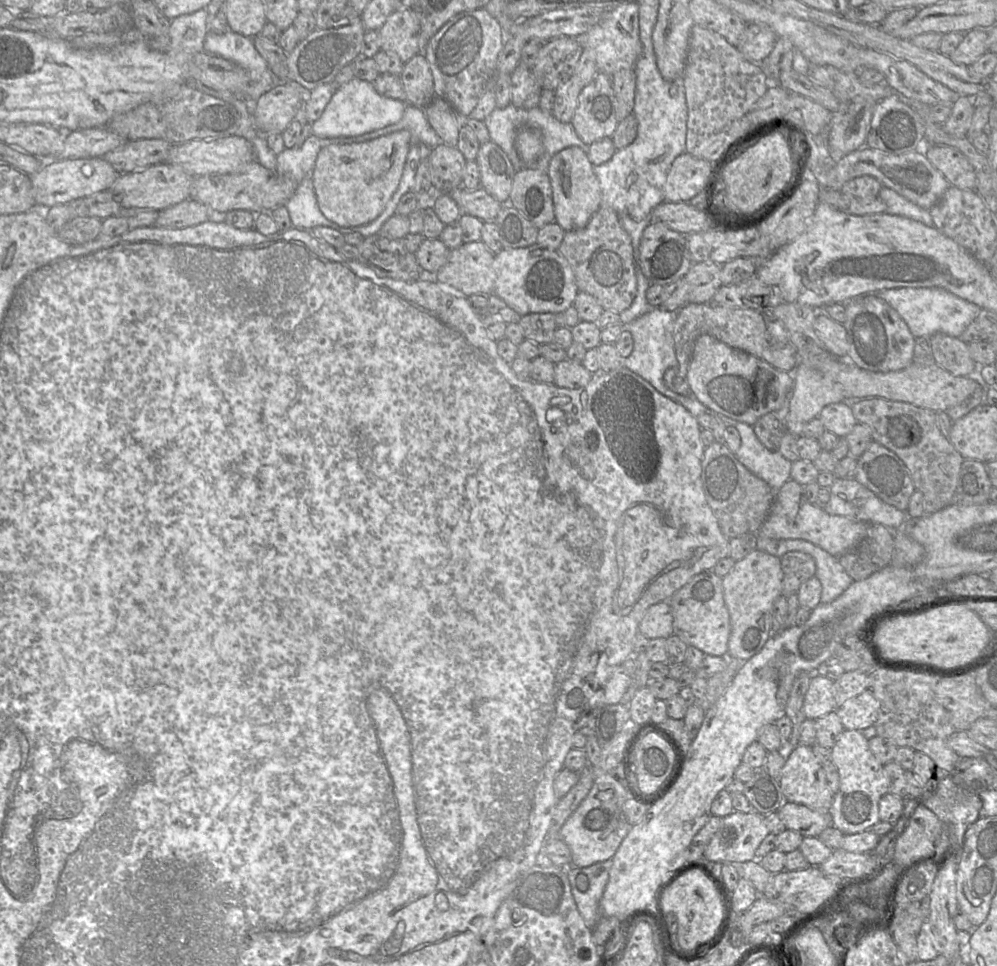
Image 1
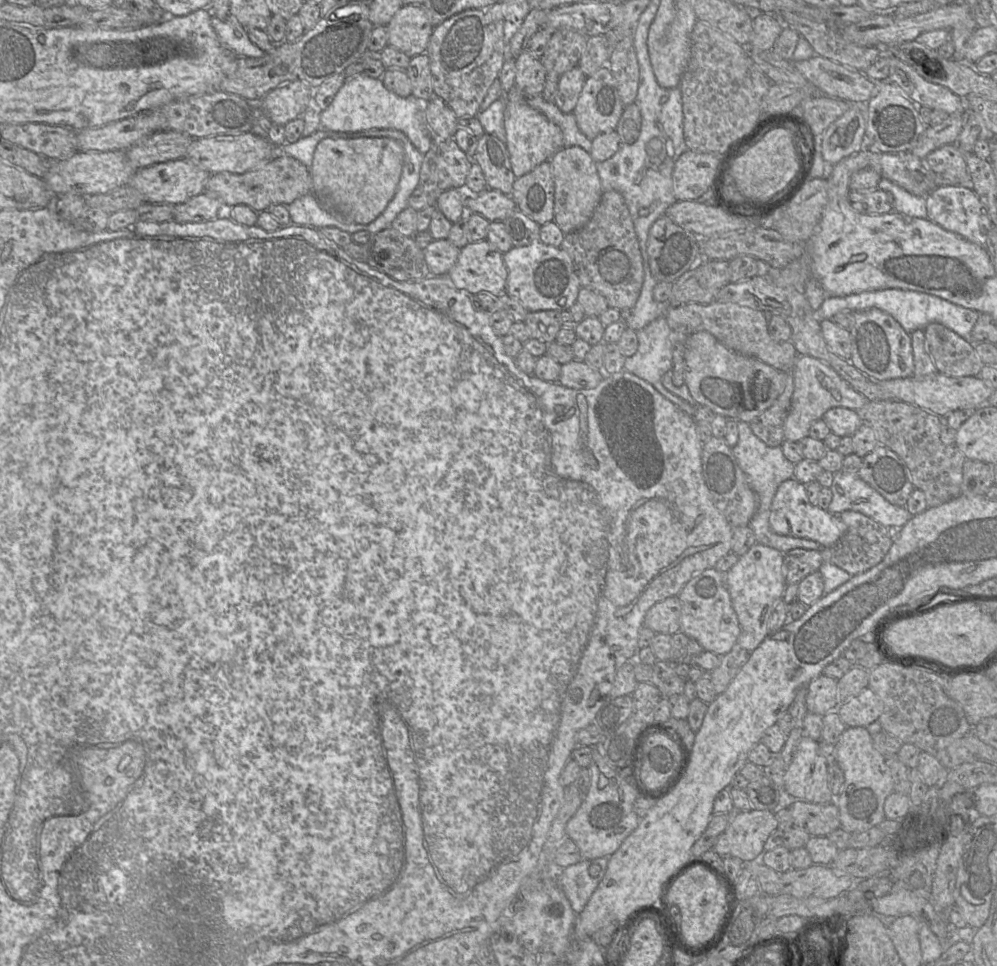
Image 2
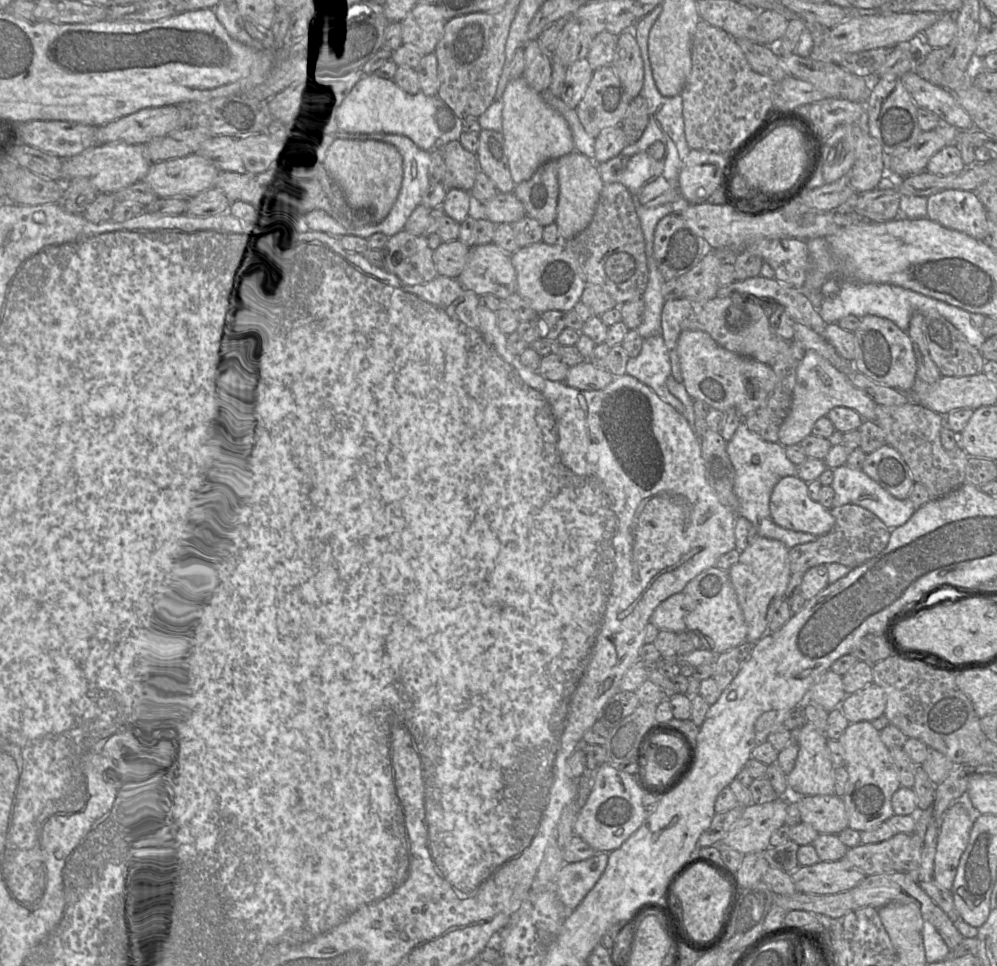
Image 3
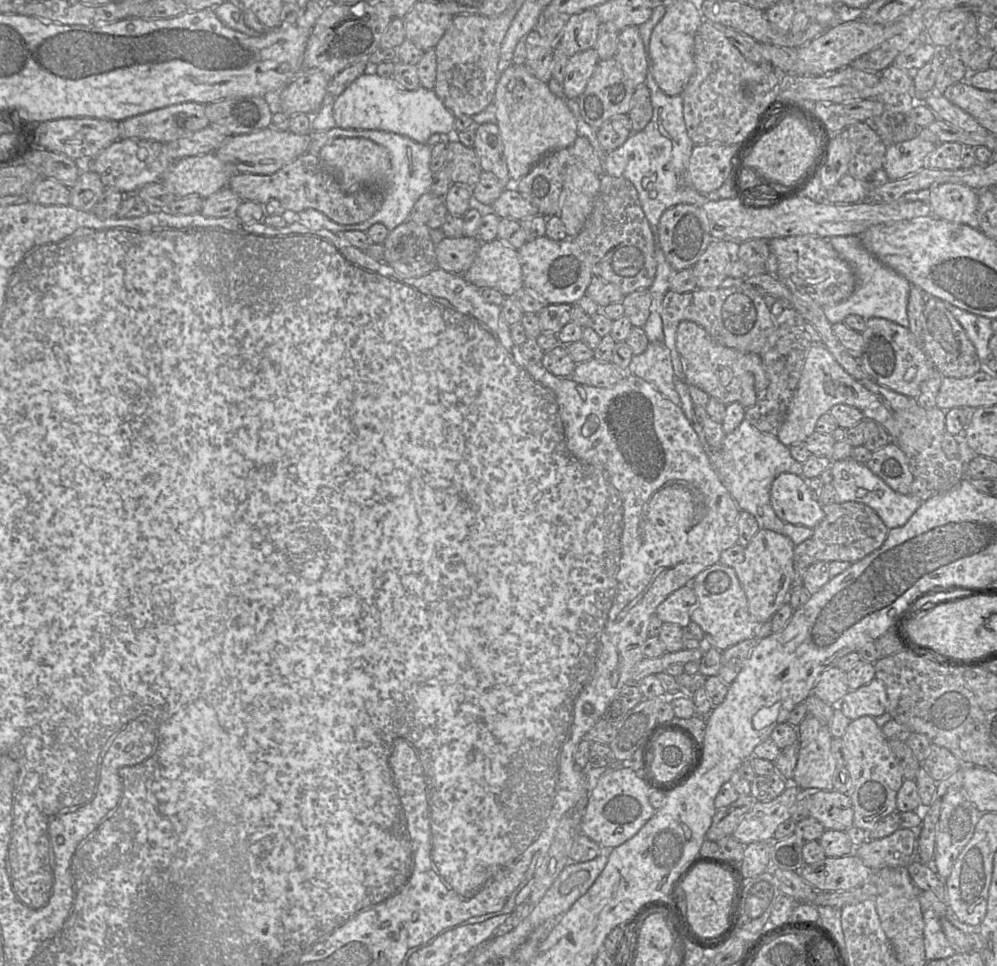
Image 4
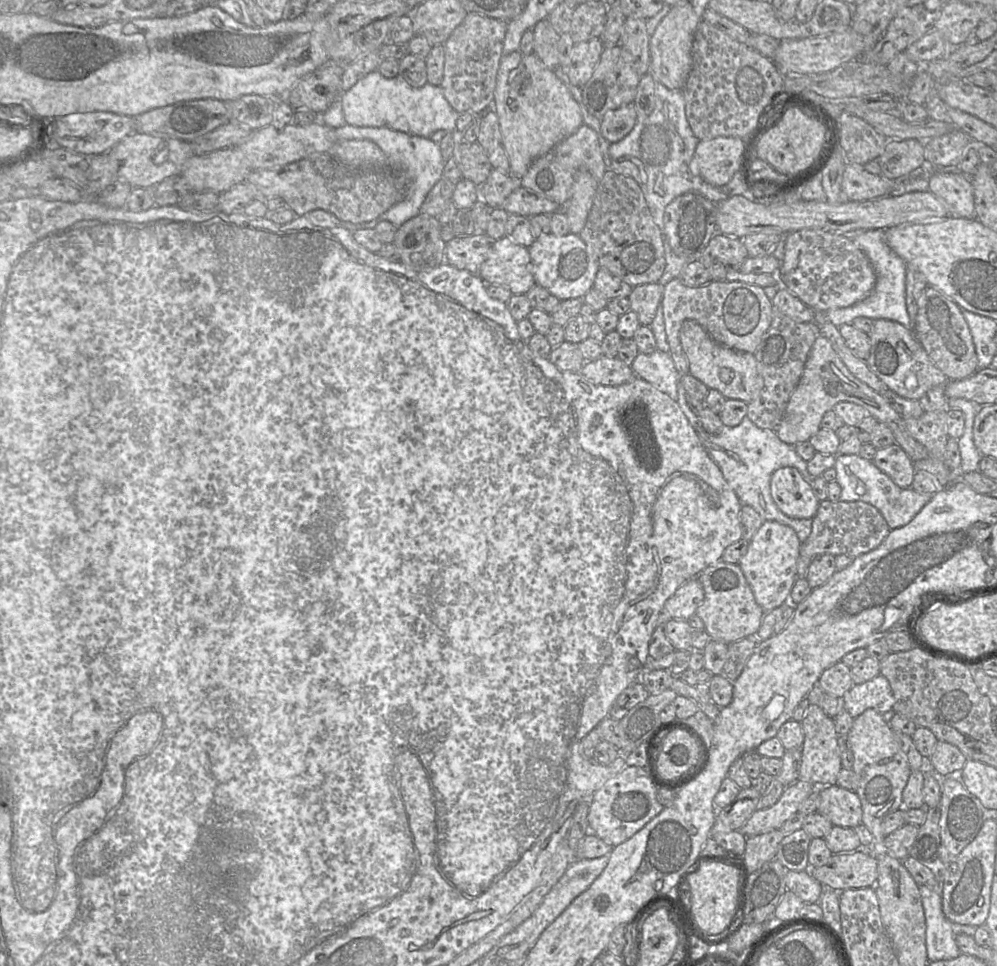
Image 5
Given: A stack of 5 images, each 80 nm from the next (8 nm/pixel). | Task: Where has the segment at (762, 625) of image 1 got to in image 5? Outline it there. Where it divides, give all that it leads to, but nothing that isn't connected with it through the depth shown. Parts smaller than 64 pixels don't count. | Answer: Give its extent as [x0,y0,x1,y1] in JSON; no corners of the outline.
[739,521,801,613]

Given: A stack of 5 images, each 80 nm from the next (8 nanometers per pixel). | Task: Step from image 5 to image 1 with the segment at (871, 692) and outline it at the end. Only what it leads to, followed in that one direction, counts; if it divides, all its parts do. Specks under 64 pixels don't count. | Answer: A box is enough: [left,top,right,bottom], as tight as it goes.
[836,689,879,730]

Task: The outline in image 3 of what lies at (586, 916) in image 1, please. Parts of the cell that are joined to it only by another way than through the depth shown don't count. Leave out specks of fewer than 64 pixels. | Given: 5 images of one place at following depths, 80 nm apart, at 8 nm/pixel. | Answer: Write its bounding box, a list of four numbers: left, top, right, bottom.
[550,853,609,911]

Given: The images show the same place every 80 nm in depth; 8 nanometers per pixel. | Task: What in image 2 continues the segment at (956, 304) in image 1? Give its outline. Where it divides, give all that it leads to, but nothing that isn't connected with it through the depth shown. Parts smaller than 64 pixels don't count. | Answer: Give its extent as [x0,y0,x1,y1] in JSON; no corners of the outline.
[804,278,980,342]

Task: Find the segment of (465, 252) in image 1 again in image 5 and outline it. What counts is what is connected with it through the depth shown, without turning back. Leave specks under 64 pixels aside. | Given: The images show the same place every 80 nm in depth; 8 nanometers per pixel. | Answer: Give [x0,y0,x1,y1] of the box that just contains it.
[477,236,535,295]

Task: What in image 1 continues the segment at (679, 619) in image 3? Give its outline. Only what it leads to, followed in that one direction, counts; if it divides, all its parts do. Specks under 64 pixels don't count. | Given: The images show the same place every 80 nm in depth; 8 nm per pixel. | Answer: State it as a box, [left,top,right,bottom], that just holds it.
[639,601,673,639]

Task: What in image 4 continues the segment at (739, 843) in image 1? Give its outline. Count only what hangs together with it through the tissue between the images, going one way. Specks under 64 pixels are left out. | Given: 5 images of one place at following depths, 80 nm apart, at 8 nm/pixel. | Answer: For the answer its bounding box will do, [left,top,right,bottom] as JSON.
[732,784,814,845]

